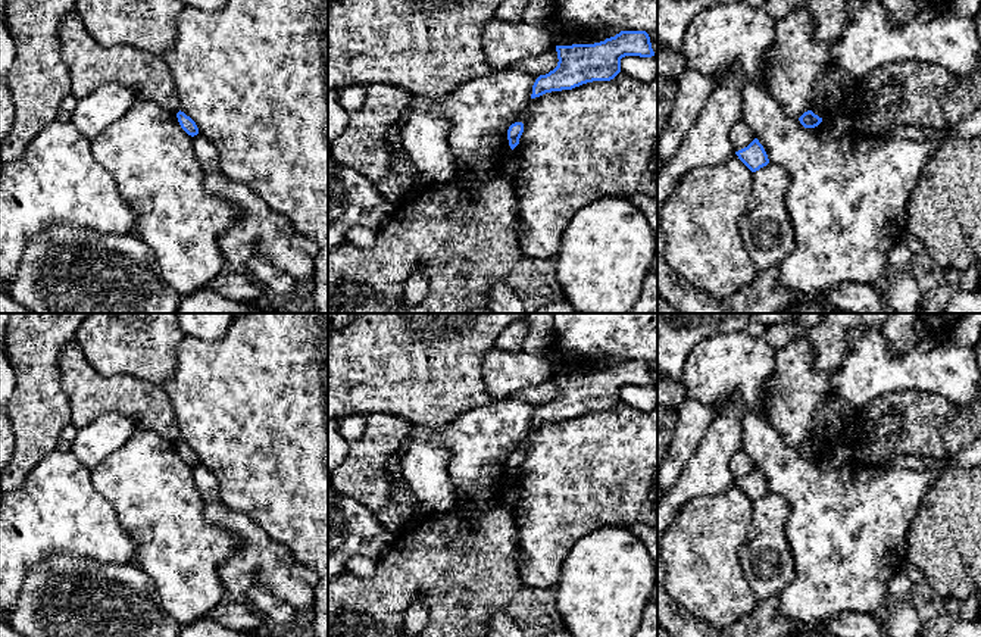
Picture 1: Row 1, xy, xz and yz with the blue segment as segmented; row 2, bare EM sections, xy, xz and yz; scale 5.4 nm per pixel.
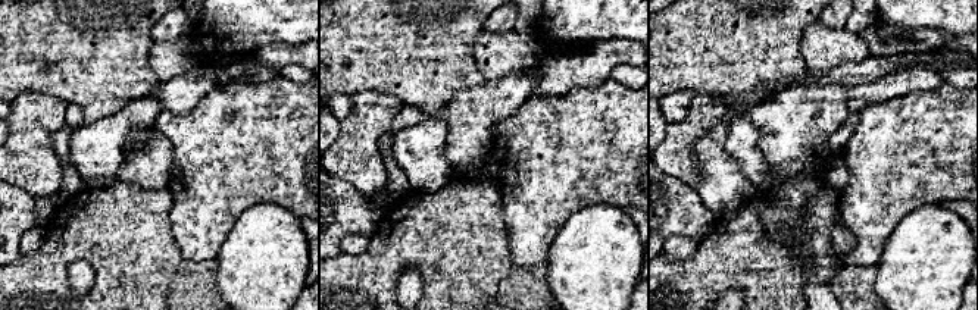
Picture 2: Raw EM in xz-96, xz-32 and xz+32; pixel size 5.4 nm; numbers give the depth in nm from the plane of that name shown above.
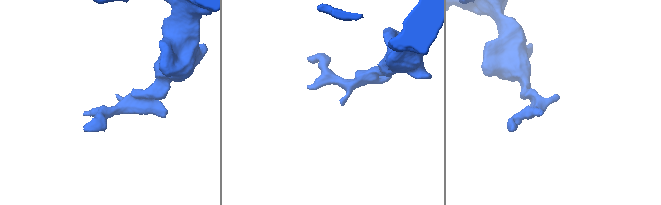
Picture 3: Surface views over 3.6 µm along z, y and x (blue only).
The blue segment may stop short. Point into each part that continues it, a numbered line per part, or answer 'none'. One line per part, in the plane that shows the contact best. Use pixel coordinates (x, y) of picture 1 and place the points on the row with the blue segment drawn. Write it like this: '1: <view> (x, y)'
none

